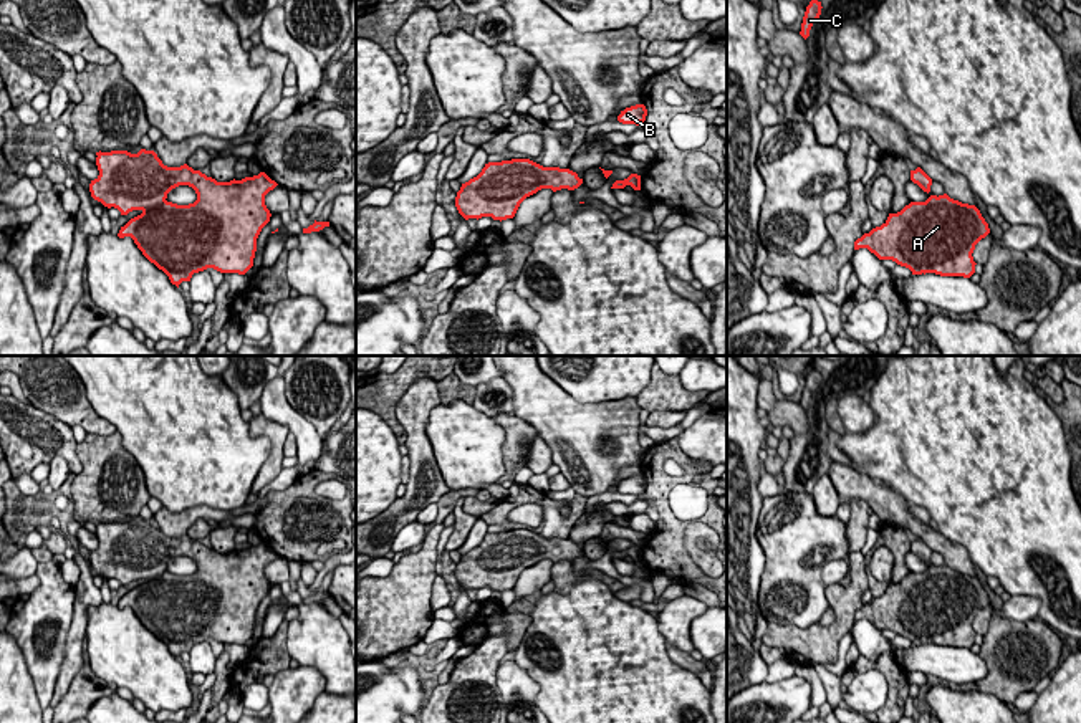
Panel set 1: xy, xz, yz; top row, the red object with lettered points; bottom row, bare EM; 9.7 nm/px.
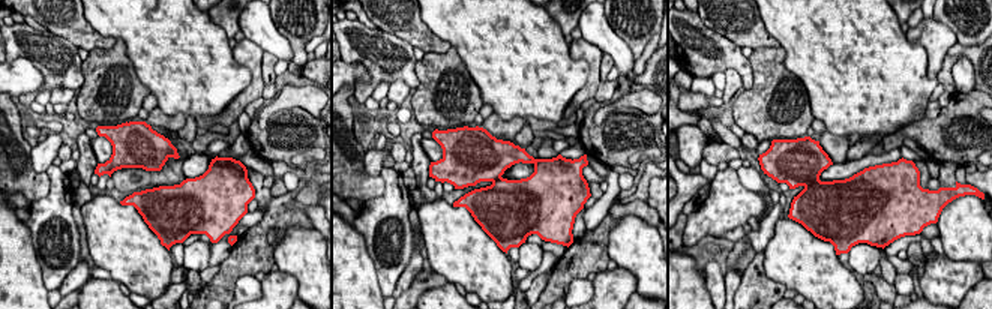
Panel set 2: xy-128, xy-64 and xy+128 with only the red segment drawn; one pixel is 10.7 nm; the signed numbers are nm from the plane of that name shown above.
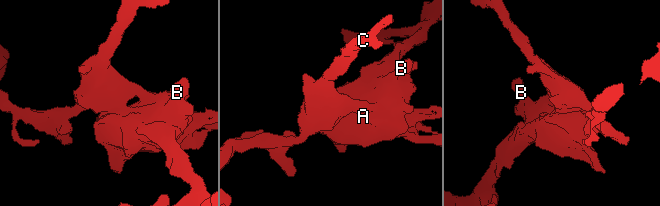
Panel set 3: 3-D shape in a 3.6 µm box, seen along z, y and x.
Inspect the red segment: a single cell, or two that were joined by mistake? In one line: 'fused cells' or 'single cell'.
single cell

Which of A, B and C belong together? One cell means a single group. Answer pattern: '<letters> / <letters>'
A B C

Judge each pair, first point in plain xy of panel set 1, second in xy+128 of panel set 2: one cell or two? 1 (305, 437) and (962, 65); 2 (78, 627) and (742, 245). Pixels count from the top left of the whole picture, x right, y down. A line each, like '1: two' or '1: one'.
1: one
2: one

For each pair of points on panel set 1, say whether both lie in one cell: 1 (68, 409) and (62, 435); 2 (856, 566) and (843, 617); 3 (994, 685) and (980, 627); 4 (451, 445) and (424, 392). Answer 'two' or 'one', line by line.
1: two
2: one
3: two
4: two

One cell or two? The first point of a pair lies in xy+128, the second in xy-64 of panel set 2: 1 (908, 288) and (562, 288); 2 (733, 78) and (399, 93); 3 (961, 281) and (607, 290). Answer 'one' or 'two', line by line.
1: two
2: one
3: one

